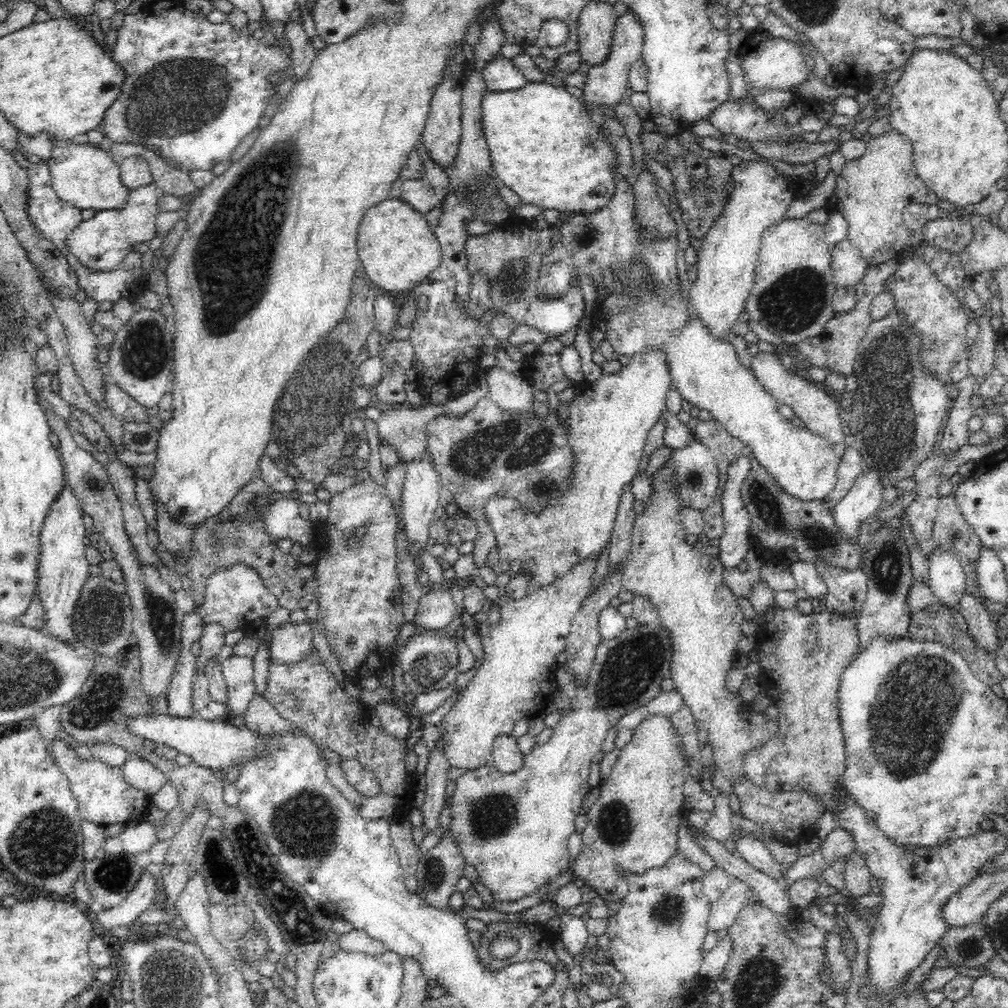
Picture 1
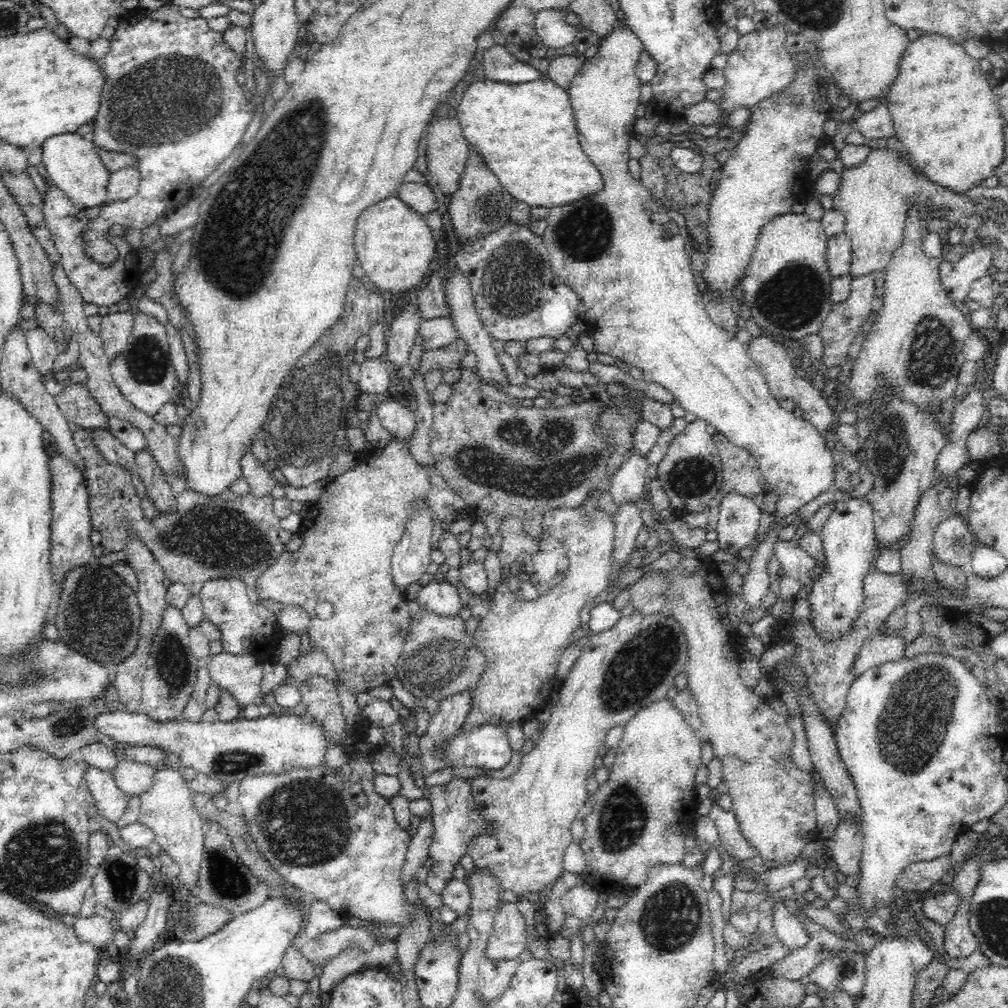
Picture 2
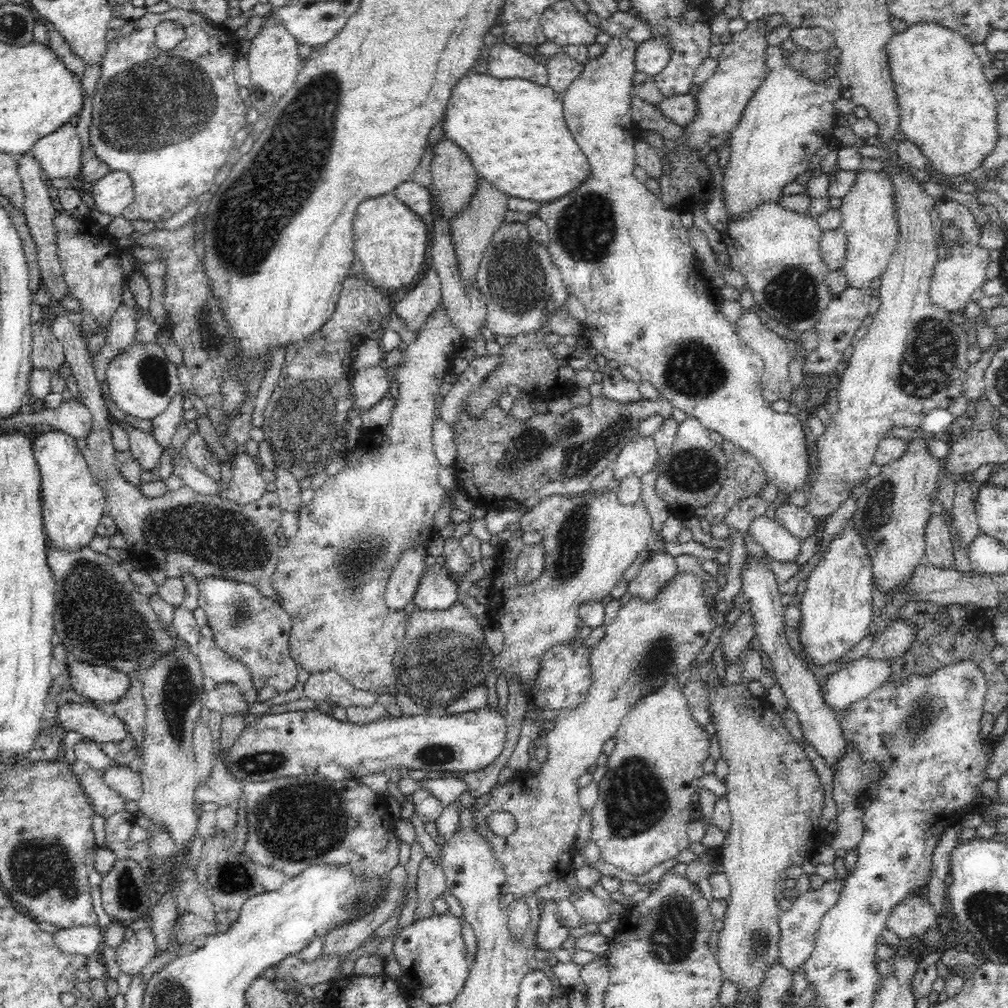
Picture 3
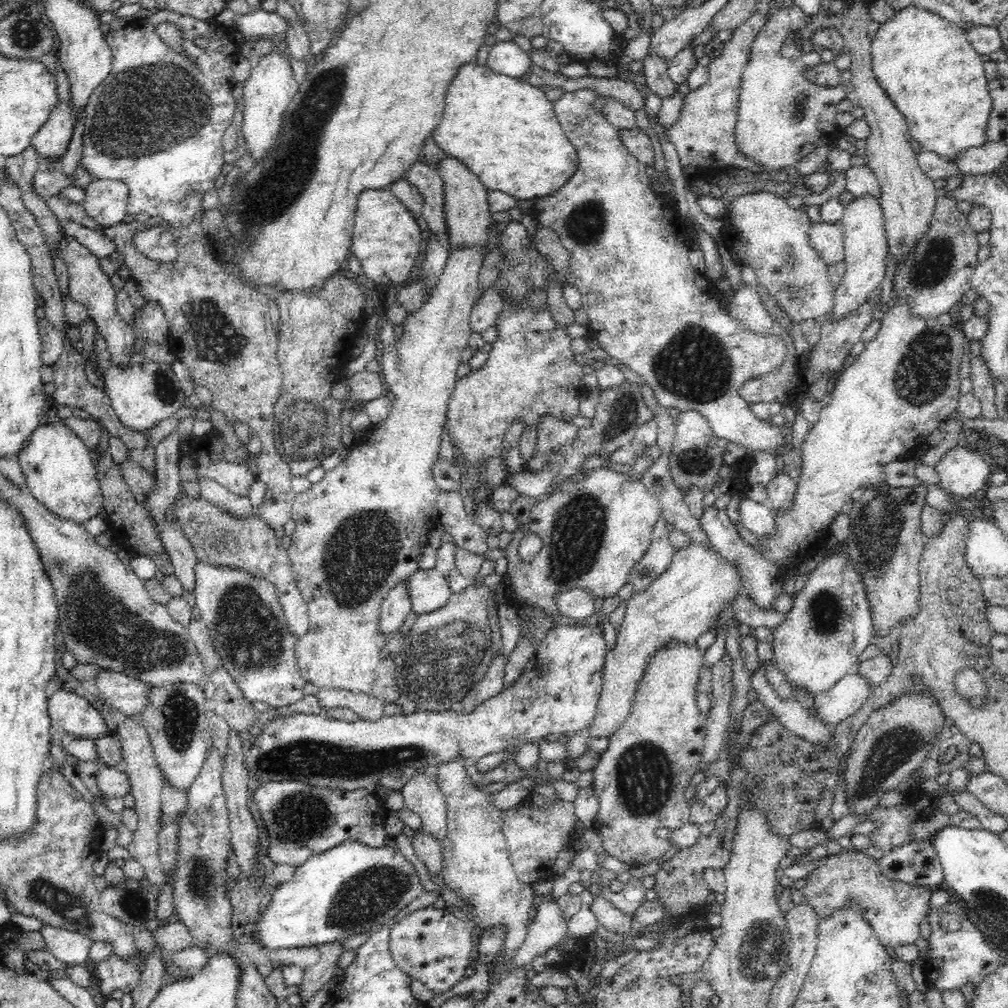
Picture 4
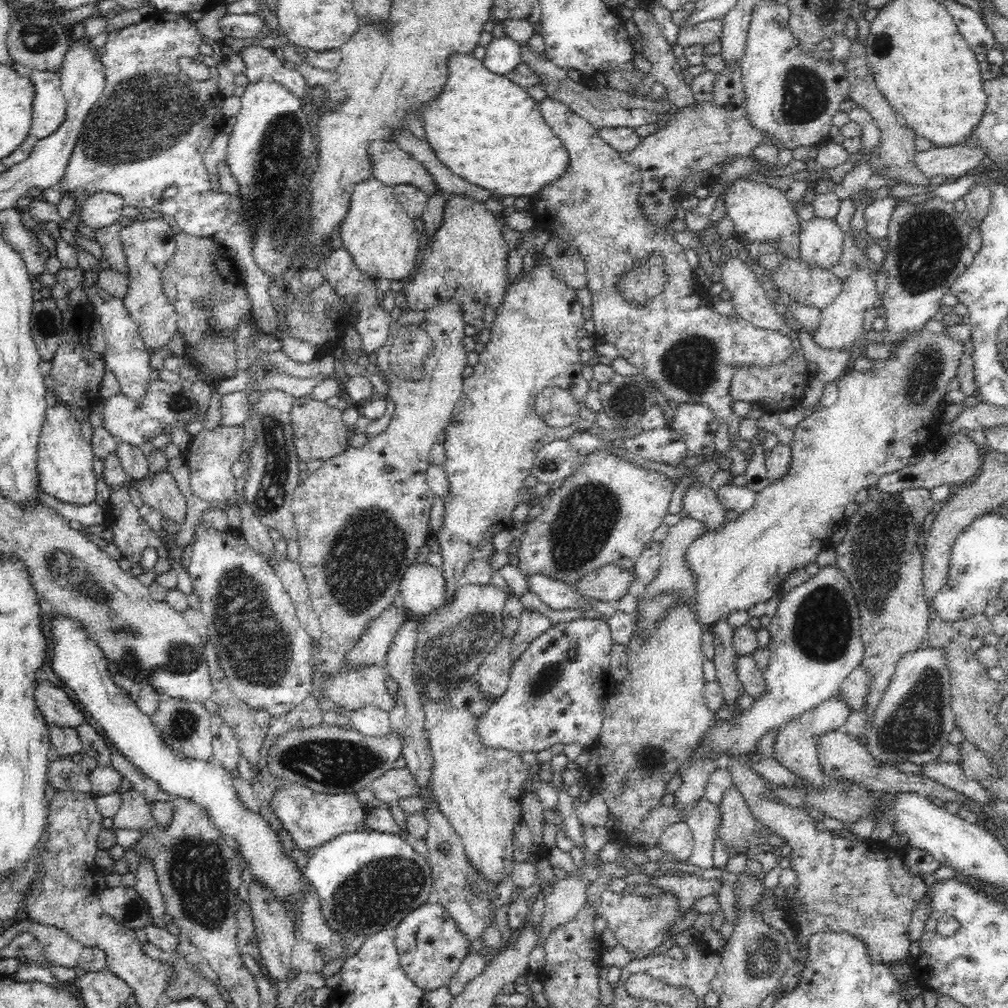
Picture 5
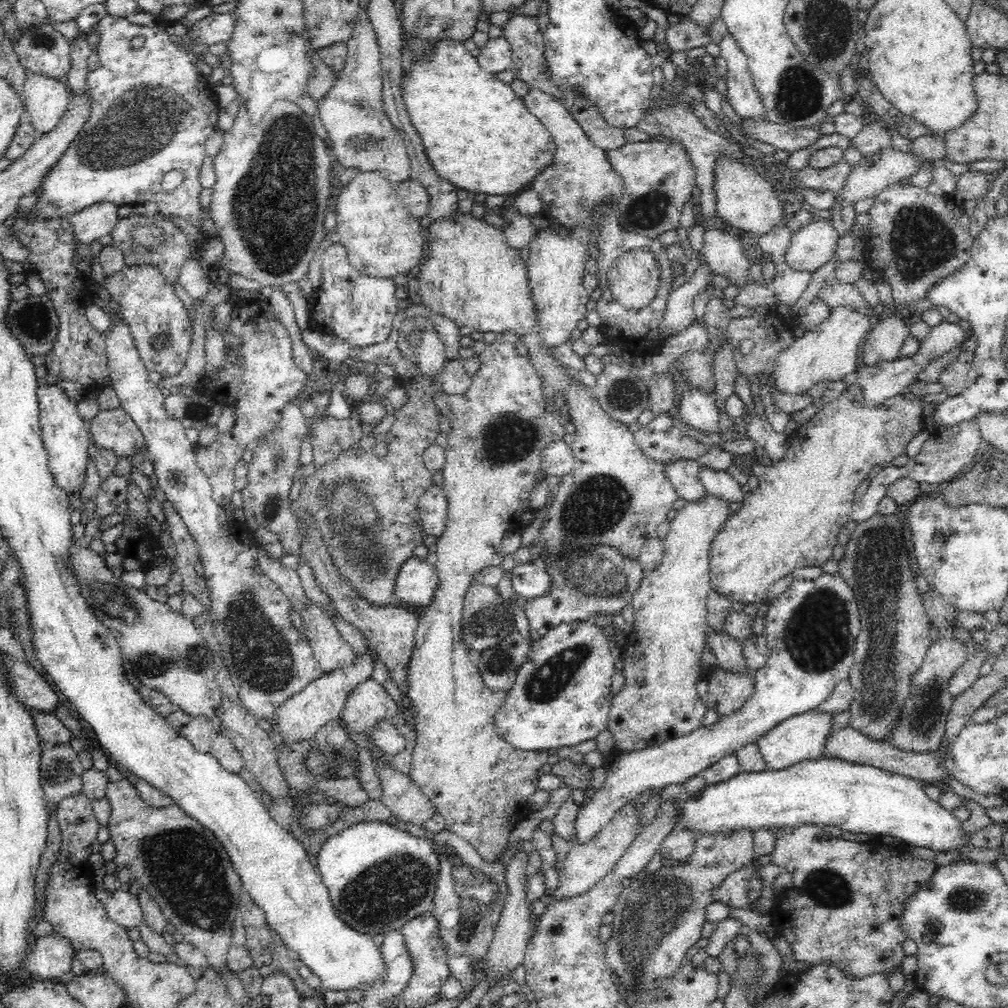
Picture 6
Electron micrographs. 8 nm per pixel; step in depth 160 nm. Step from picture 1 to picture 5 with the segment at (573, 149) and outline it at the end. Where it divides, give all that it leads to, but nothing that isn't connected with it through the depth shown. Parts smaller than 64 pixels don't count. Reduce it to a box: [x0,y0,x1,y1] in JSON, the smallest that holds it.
[424,54,570,198]

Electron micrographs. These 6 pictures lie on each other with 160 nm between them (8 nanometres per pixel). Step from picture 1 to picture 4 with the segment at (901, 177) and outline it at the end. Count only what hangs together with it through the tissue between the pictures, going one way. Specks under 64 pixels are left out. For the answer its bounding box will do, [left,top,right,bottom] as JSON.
[831,194,890,320]

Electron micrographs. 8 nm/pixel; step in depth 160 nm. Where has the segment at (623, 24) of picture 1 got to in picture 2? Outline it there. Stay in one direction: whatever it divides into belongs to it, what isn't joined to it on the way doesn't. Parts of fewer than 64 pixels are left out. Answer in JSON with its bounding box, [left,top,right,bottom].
[542,26,836,611]

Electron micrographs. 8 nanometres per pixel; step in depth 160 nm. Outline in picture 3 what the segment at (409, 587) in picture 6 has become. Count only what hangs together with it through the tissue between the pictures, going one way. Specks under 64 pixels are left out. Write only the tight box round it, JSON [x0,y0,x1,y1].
[412,568,462,611]

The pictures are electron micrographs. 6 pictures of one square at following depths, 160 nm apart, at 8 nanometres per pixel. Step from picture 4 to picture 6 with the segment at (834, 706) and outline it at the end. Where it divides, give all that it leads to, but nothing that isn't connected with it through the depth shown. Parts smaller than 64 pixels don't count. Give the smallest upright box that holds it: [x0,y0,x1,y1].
[758,709,832,770]

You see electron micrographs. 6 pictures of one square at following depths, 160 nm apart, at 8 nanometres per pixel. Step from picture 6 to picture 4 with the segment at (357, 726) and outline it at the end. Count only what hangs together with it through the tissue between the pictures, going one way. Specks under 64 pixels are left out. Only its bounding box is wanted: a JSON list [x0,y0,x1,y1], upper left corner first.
[288,219,500,704]

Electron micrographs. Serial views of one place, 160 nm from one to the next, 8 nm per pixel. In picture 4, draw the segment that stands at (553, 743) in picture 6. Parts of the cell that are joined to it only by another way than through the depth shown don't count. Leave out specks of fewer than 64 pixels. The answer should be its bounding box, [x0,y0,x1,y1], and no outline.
[244,594,621,791]

